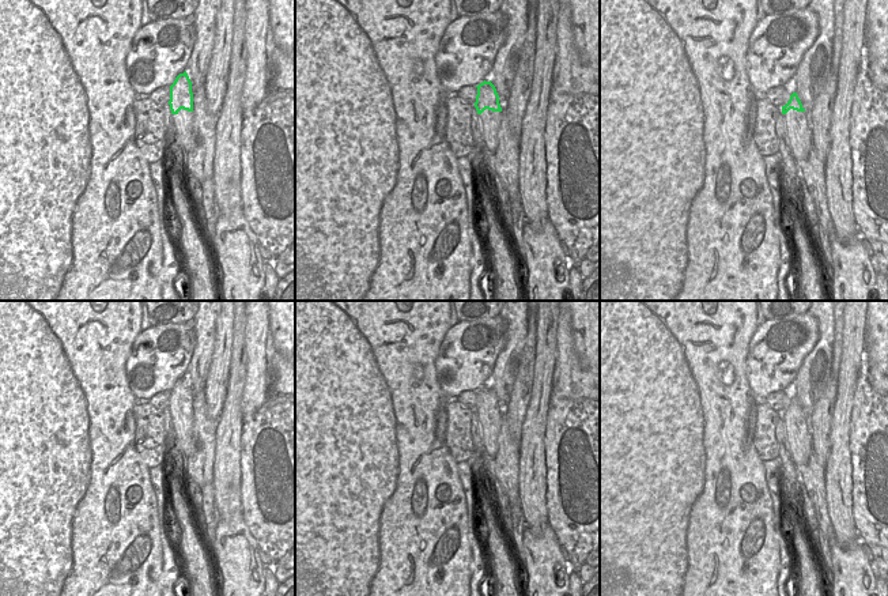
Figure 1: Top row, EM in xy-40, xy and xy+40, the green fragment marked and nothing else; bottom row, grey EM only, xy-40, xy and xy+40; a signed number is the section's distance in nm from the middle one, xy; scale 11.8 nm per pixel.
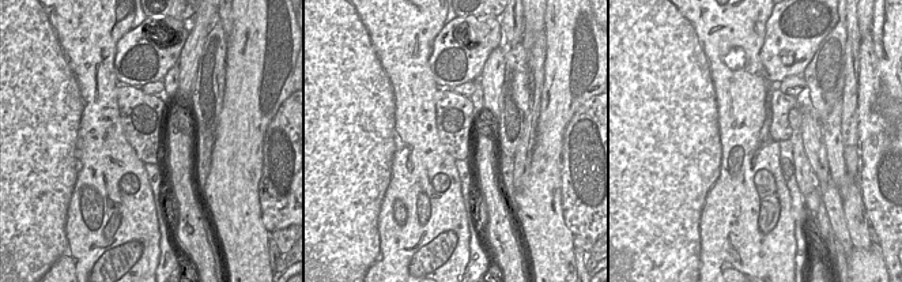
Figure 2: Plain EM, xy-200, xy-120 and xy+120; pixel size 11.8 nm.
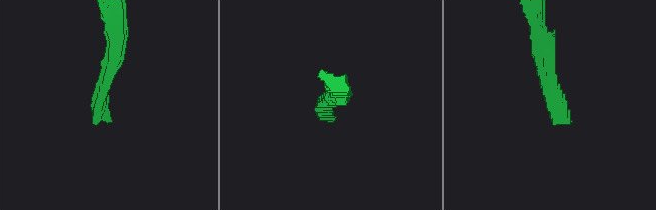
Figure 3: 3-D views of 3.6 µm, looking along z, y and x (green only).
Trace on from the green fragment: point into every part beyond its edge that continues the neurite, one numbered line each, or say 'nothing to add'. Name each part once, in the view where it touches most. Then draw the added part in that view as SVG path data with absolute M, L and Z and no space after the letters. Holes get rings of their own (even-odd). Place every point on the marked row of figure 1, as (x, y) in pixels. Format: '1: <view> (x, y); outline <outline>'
1: xy (490, 120); outline M485 109L481 114L477 116L481 124L484 146L490 154L494 154L498 148L498 132L500 128L502 112Z

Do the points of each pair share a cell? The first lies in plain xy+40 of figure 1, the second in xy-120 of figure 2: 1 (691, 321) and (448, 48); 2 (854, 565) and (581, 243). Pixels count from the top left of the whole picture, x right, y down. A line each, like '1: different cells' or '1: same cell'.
1: different cells
2: different cells

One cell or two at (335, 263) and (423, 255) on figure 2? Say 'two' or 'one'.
one

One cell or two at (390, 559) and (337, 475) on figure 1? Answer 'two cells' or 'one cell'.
one cell

